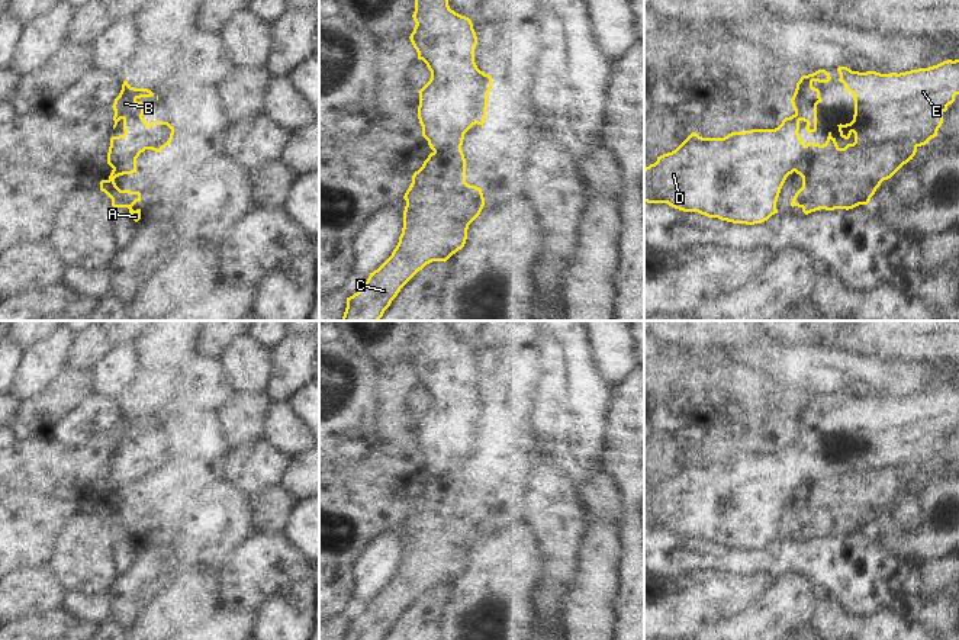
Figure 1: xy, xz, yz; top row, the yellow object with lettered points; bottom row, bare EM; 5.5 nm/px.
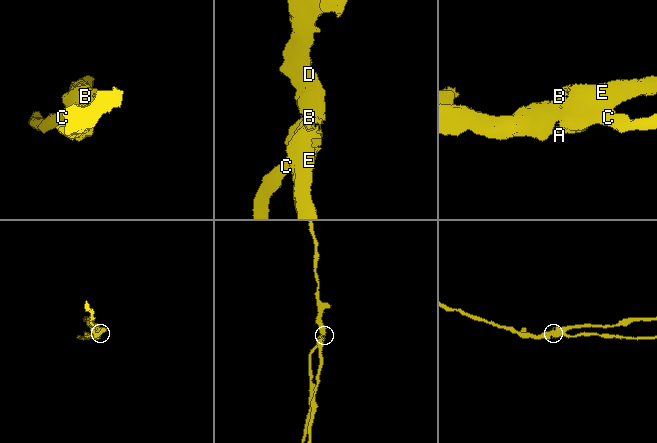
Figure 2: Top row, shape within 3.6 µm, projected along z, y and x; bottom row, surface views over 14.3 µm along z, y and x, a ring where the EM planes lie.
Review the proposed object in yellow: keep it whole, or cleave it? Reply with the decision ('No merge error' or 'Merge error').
Merge error.

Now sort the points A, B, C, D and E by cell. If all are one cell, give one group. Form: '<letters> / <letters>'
A C / B D E

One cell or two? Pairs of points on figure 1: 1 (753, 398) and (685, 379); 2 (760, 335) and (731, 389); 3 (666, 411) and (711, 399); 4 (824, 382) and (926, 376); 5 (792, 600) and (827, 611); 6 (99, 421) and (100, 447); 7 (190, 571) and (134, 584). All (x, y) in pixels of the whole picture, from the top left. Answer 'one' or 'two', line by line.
1: one
2: two
3: one
4: one
5: two
6: two
7: one

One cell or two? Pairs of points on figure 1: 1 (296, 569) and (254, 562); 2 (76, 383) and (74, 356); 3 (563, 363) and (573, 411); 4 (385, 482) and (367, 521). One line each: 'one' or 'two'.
1: one
2: two
3: one
4: one

